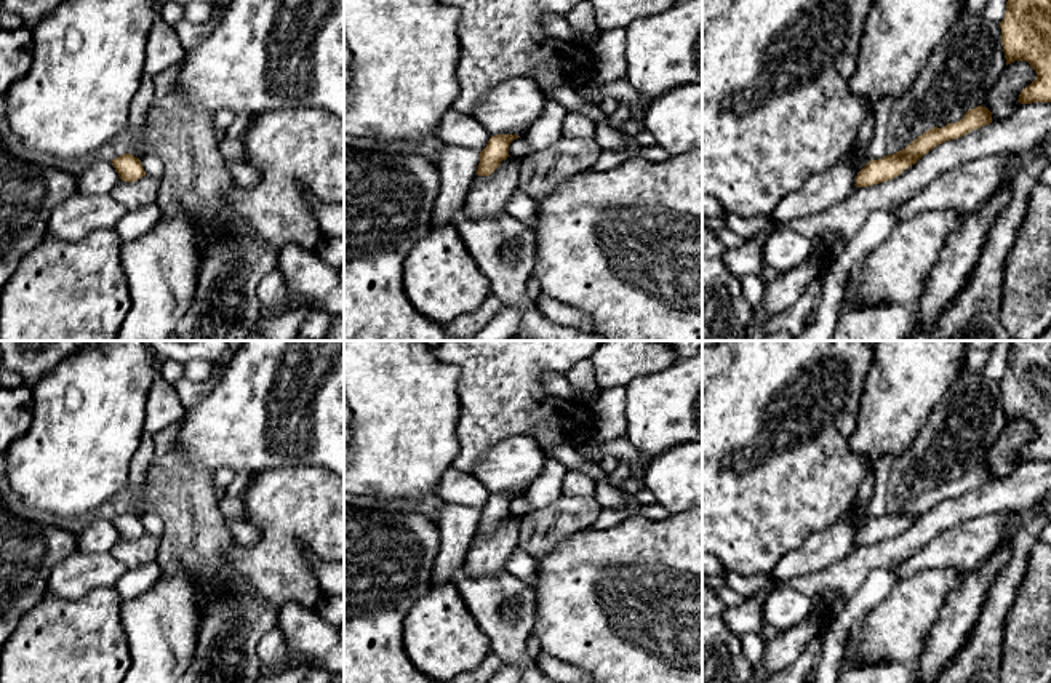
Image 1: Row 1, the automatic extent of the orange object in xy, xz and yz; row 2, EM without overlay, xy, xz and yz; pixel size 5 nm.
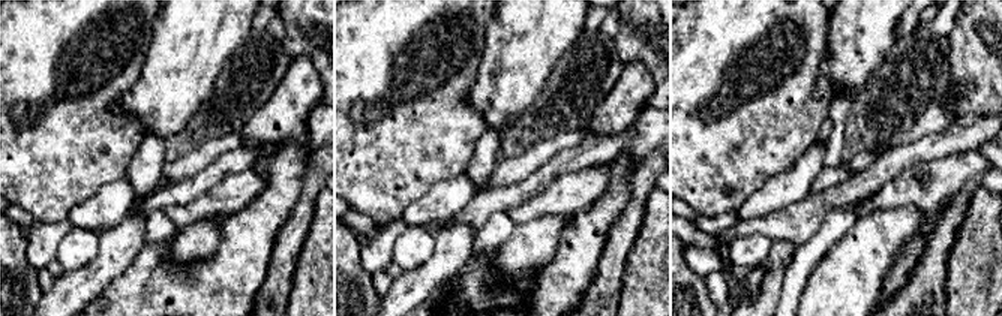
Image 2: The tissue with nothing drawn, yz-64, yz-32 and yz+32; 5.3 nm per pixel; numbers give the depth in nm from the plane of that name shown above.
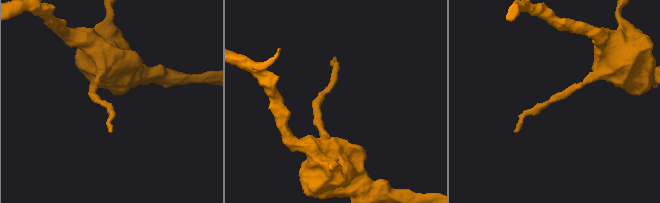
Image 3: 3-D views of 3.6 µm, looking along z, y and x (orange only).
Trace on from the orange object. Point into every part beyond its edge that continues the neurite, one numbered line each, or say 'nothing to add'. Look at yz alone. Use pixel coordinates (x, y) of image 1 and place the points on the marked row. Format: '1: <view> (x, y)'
nothing to add

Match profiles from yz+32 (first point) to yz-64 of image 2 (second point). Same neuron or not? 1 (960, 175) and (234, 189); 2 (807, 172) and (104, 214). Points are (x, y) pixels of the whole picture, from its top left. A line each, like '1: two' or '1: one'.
1: one
2: one

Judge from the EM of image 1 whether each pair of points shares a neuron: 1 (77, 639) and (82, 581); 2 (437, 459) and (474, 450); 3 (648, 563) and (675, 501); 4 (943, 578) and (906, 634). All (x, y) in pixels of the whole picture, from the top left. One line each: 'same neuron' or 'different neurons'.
1: different neurons
2: different neurons
3: different neurons
4: same neuron

